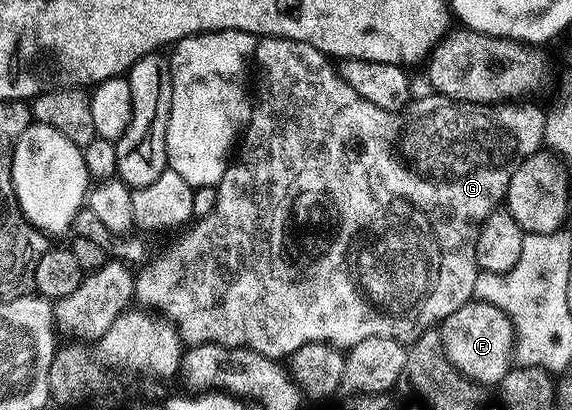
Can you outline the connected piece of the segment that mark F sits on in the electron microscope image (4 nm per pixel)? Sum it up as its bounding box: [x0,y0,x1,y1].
[440,299,516,387]

